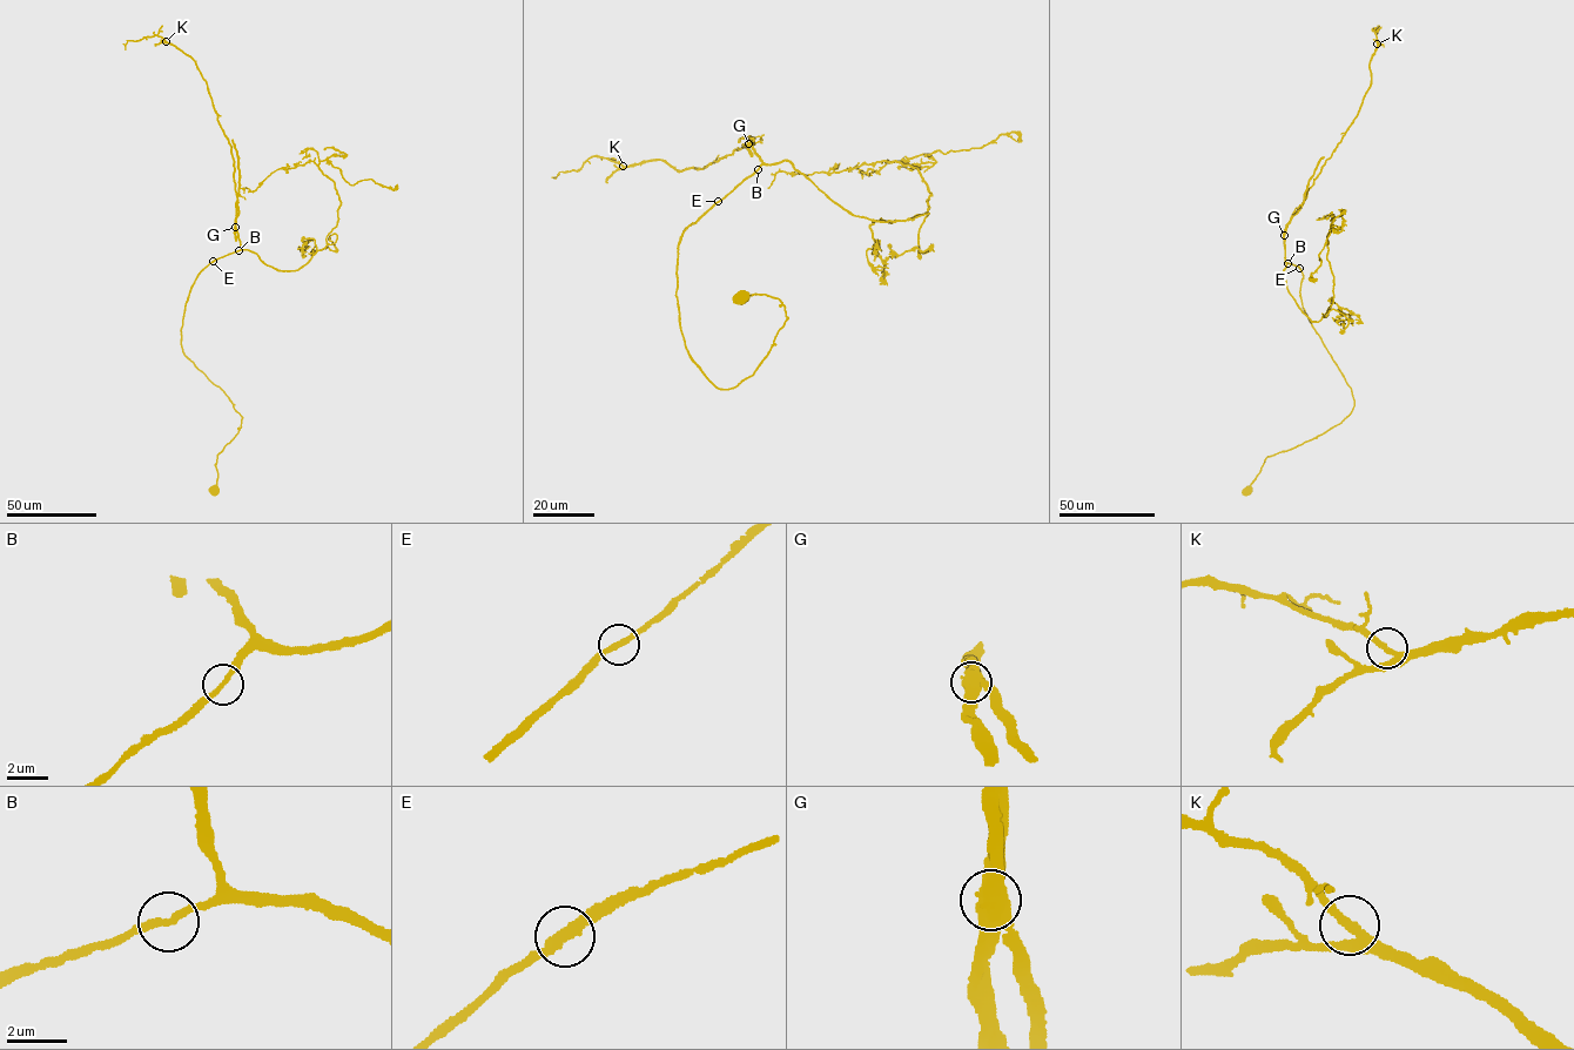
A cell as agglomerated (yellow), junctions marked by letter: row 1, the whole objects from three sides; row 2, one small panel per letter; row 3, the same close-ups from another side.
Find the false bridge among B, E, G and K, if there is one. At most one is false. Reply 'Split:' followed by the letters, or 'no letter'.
Split: G

